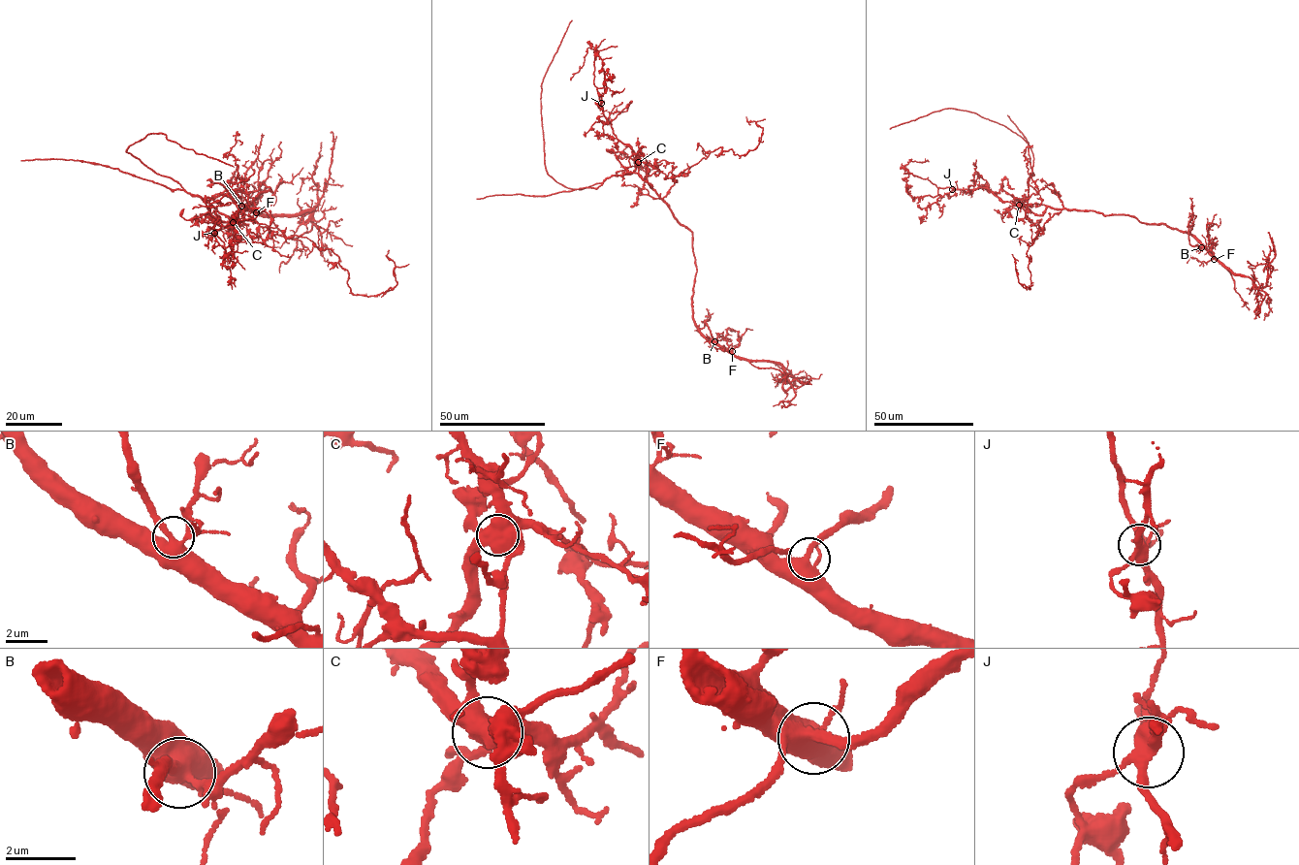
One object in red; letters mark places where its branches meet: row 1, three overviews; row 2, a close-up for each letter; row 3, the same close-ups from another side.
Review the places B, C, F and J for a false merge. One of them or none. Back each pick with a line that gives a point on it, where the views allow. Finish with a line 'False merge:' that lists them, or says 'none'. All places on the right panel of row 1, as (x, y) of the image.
C: at (1019, 205)
False merge: C

